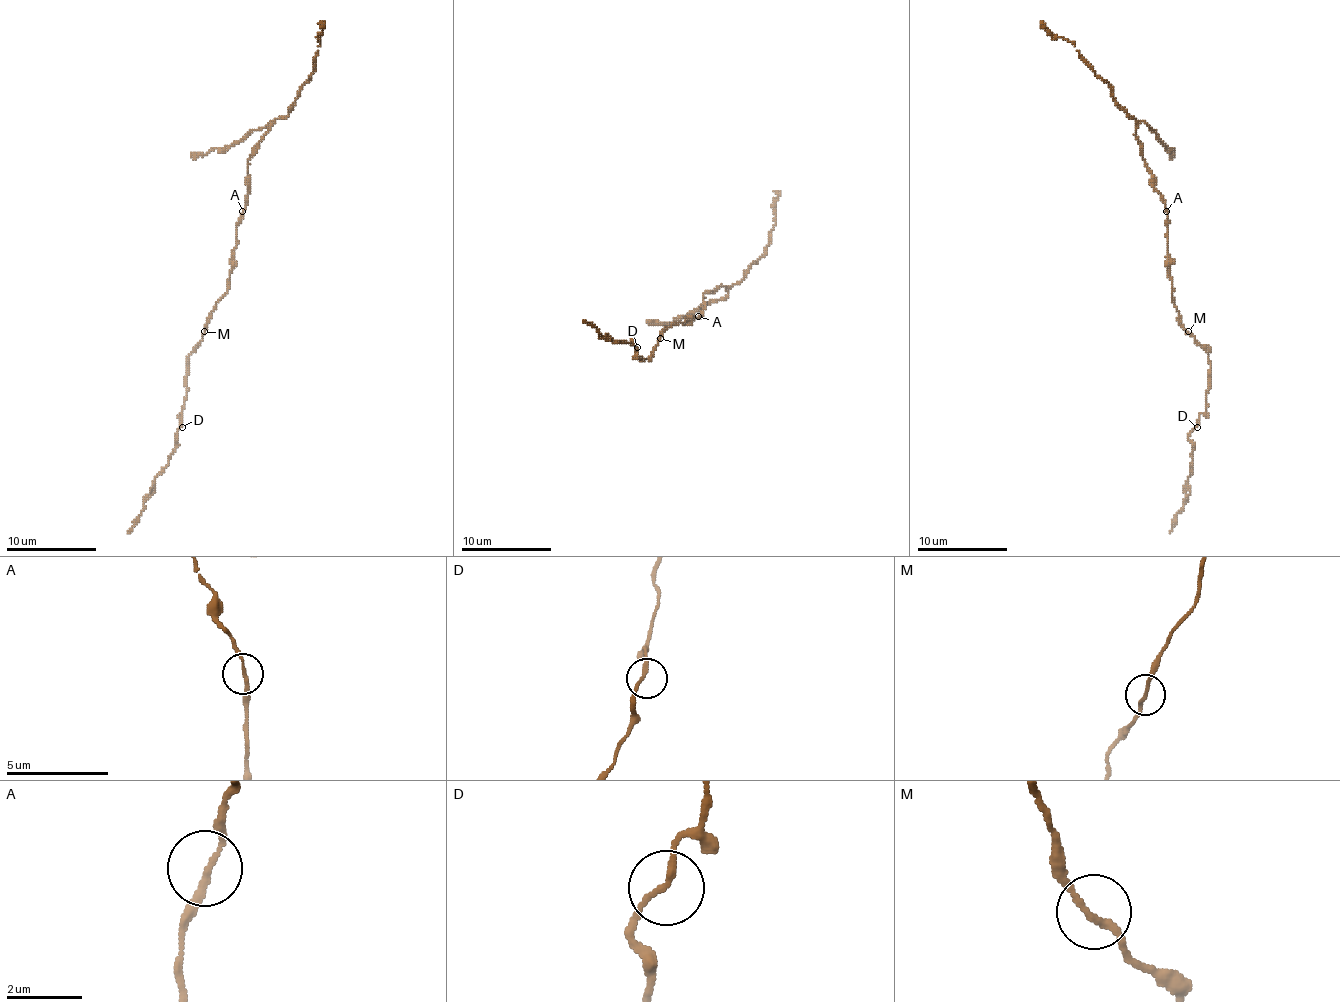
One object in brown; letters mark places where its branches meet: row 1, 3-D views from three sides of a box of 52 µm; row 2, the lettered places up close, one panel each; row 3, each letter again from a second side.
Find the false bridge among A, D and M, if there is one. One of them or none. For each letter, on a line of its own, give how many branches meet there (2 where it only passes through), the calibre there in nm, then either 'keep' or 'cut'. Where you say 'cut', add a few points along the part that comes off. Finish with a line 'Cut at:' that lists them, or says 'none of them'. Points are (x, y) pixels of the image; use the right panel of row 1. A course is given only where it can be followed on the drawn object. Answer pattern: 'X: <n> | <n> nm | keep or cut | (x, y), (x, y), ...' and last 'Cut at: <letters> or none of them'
A: 2 | 170 nm | keep
D: 2 | 170 nm | keep
M: 2 | 170 nm | keep
Cut at: none of them

